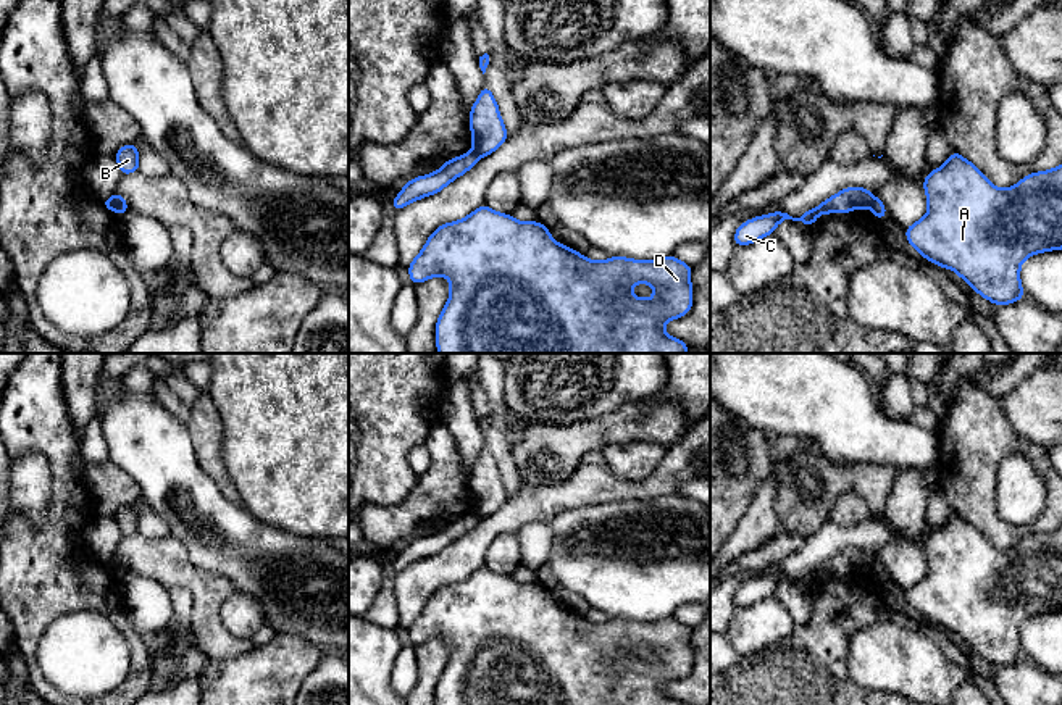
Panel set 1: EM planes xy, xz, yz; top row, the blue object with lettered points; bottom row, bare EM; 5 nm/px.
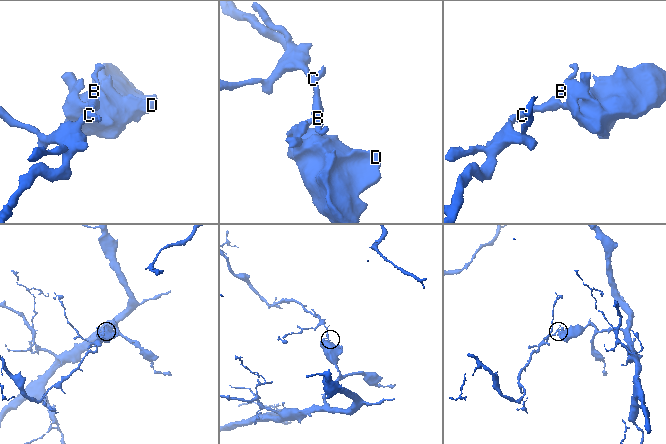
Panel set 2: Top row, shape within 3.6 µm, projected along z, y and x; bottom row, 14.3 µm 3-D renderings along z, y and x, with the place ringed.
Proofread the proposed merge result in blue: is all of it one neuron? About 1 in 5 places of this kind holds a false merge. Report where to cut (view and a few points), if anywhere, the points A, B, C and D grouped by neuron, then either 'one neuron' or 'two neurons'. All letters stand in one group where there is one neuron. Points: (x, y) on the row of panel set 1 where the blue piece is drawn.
cut in yz along (875, 199), (869, 207); A D / B C; two neurons

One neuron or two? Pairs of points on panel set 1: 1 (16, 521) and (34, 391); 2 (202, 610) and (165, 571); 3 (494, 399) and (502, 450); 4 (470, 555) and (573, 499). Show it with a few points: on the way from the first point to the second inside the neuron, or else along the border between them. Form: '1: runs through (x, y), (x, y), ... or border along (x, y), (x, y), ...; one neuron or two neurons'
1: runs through (58, 517), (63, 512), (63, 454), (50, 433); one neuron
2: runs through (202, 597), (202, 592), (178, 571); one neuron
3: runs through (497, 412), (497, 438); one neuron
4: runs through (493, 528), (531, 504), (546, 502); one neuron

